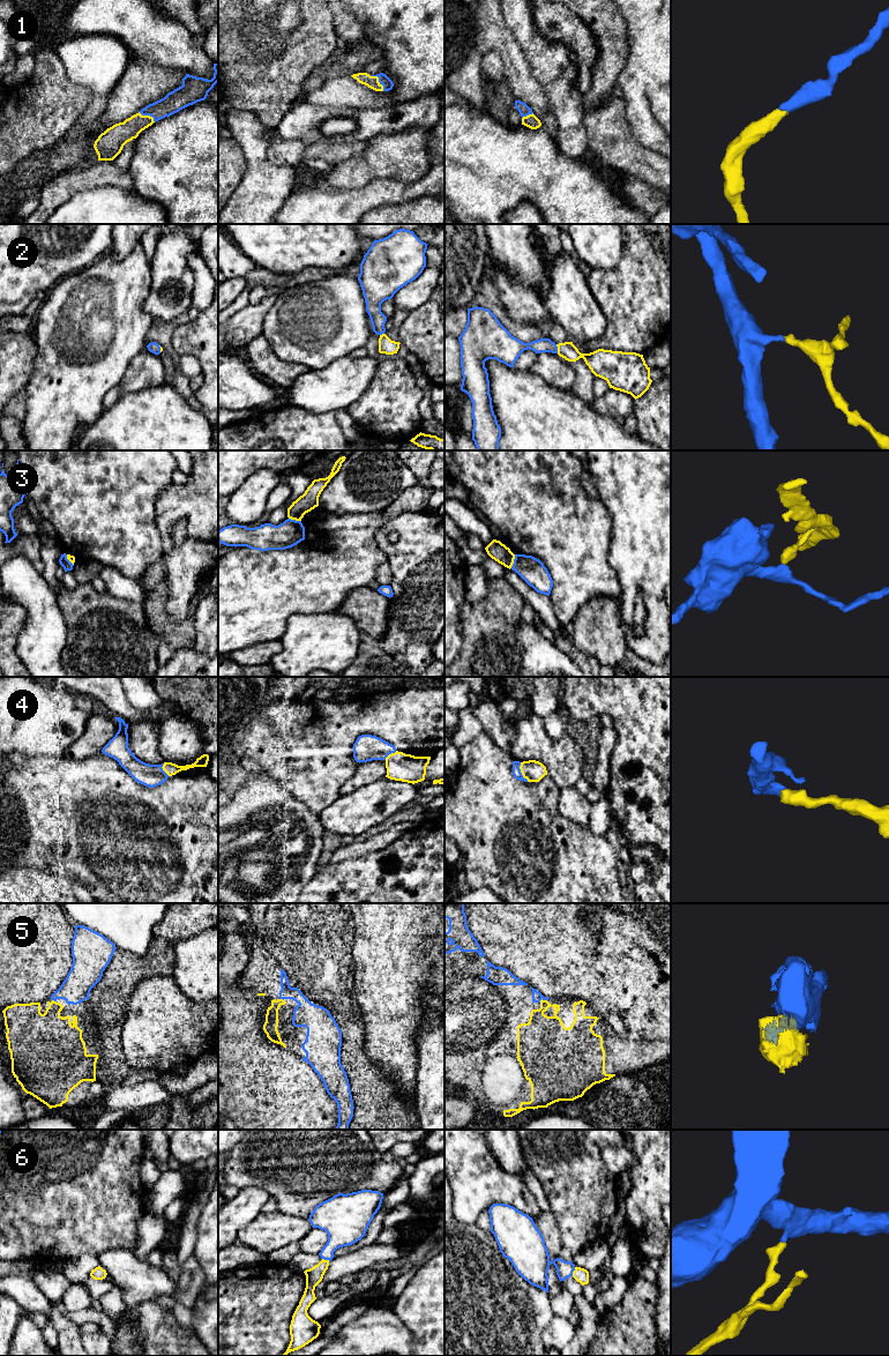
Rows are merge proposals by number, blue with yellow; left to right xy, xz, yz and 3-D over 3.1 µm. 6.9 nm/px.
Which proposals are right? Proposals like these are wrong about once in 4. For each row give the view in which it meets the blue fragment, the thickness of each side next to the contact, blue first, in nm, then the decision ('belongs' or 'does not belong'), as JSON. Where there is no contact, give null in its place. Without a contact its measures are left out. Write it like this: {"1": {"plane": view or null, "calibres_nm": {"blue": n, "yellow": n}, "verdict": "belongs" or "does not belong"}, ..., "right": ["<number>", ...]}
{"1": {"plane": "xz", "calibres_nm": {"blue": 70, "yellow": 90}, "verdict": "belongs"}, "2": {"plane": "yz", "calibres_nm": {"blue": 100, "yellow": 120}, "verdict": "belongs"}, "3": {"plane": "yz", "calibres_nm": {"blue": 180, "yellow": 130}, "verdict": "does not belong"}, "4": {"plane": "yz", "calibres_nm": {"blue": 60, "yellow": 150}, "verdict": "belongs"}, "5": {"plane": "xy", "calibres_nm": {"blue": 200, "yellow": 320}, "verdict": "belongs"}, "6": {"plane": "yz", "calibres_nm": {"blue": 120, "yellow": 100}, "verdict": "belongs"}, "right": ["1", "2", "4", "5", "6"]}

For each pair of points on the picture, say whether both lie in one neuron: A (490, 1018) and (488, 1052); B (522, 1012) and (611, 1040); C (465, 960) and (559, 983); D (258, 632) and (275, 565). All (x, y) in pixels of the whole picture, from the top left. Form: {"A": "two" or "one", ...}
{"A": "two", "B": "one", "C": "two", "D": "one"}

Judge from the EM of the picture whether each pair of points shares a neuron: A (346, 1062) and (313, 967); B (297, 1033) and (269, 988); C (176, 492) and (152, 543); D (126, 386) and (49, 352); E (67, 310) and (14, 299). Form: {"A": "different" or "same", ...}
{"A": "same", "B": "same", "C": "different", "D": "different", "E": "different"}

